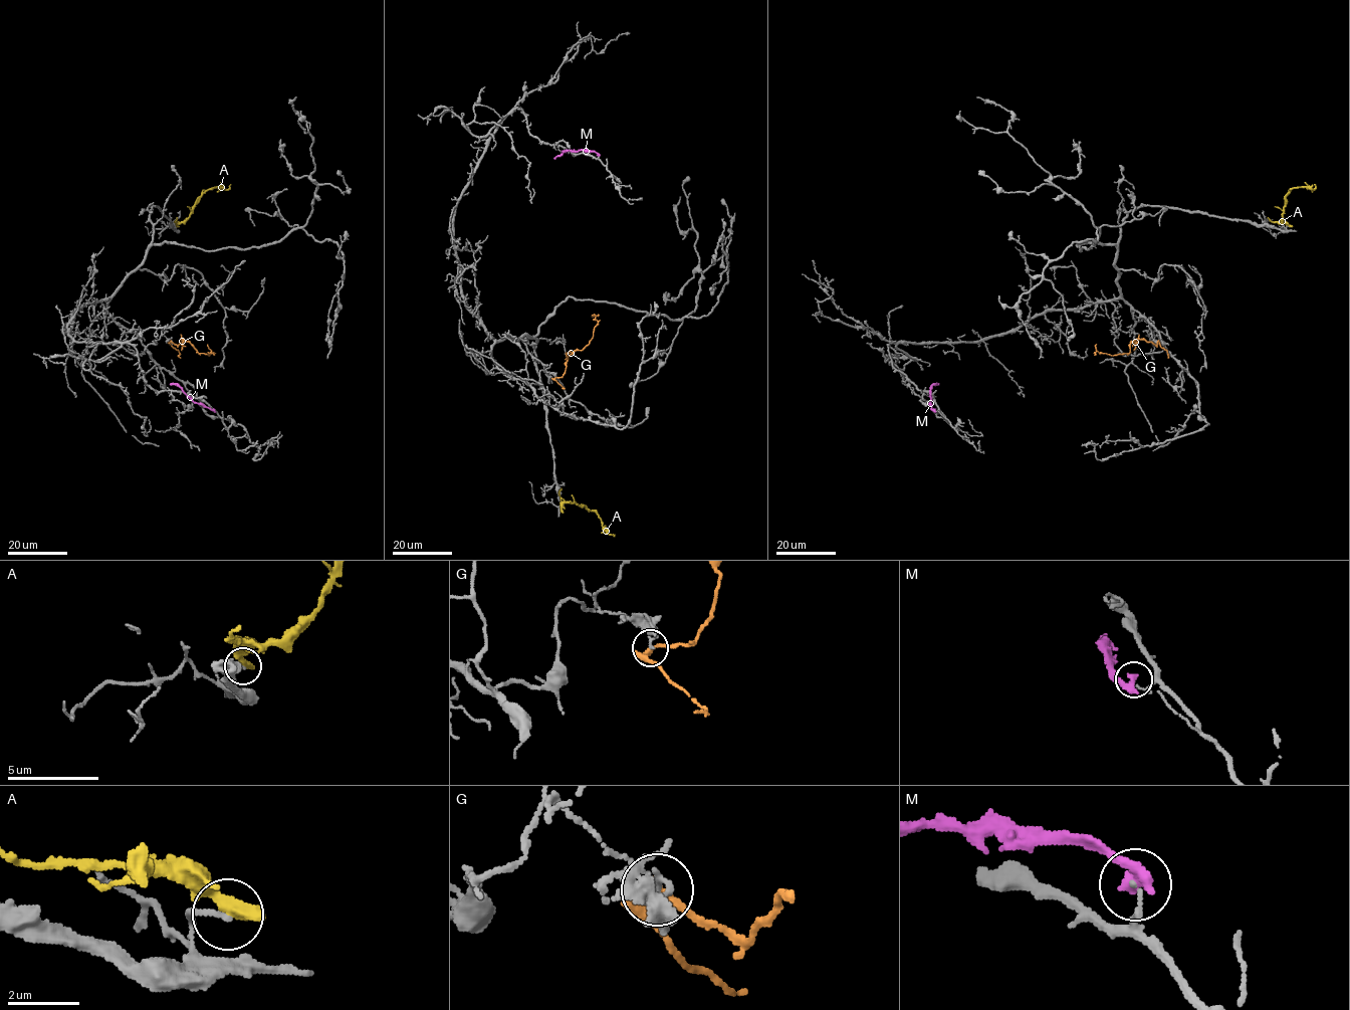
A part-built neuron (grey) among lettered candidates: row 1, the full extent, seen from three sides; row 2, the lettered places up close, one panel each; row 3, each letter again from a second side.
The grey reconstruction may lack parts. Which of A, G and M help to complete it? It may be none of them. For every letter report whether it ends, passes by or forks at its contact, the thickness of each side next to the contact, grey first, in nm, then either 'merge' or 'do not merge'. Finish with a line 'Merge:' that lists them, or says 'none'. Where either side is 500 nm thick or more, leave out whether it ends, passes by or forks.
A: 130 nm thick on the grey side, 550 nm on the other; do not merge
G: it passes by; 180 nm thick on the grey side, 320 nm on the other; do not merge
M: it ends there; 110 nm thick on the grey side, 440 nm on the other; do not merge
Merge: none

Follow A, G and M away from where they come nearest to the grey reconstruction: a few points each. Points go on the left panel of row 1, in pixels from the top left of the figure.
A: (177, 226), (188, 217), (195, 202), (208, 190), (216, 187), (225, 190), (231, 184)
G: (170, 341), (178, 346), (185, 339), (197, 352), (208, 355), (214, 353), (207, 344)
M: (214, 410), (196, 403), (179, 385), (170, 384)

